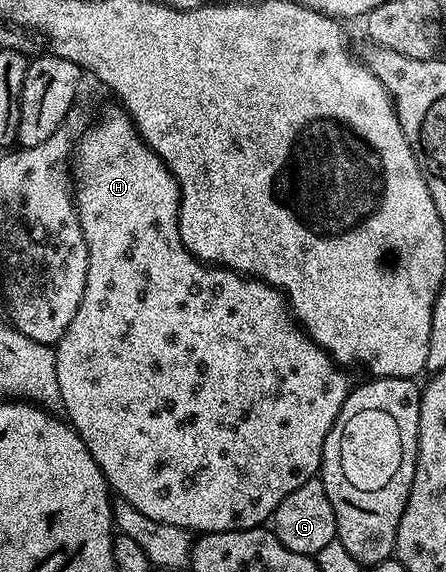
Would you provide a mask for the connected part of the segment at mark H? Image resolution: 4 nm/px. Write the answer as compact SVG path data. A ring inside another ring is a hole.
M113 106L103 109L102 116L99 117L95 127L94 124L87 126L72 152L72 194L74 208L78 210L80 229L84 233L84 241L88 245L88 277L84 285L84 297L80 301L80 309L76 309L76 317L72 317L72 325L68 325L64 337L60 337L60 341L56 344L56 381L60 381L61 410L70 426L74 428L75 433L84 441L88 453L92 453L92 457L102 471L102 476L105 477L111 492L121 502L140 509L140 513L144 513L144 517L152 517L152 521L164 521L168 525L185 527L191 533L243 531L249 527L261 527L273 516L280 501L284 501L284 497L288 497L288 493L292 493L292 489L300 489L300 485L304 485L304 481L313 479L319 474L322 454L324 453L324 441L328 437L344 401L350 396L352 382L350 383L349 377L346 376L349 374L330 358L330 354L323 347L315 345L305 330L299 326L291 312L290 304L287 303L286 297L281 291L277 291L275 287L269 287L260 279L241 275L239 271L230 271L226 267L215 267L209 263L204 263L192 253L188 253L184 241L178 239L178 182L176 177L168 169L166 162L140 137L140 133L130 120L130 114L122 110L121 106Z

